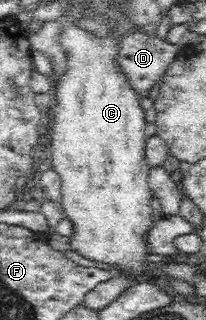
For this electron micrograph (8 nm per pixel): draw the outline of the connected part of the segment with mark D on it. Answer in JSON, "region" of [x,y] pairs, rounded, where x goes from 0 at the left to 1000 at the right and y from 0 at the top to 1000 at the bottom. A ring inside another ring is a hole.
{"region":[[[646,91],[646,97],[607,103],[597,122],[578,128],[583,166],[563,203],[592,228],[607,228],[626,263],[655,278],[670,303],[704,303],[845,197],[874,153],[869,138],[835,138],[811,125],[782,125],[757,109],[718,109],[680,91]]]}

